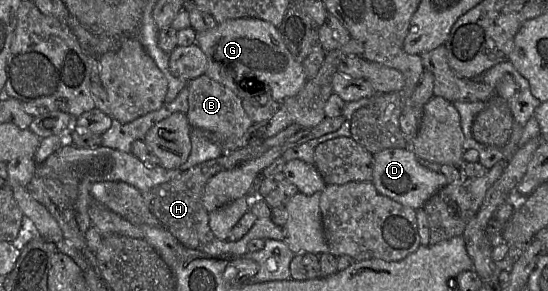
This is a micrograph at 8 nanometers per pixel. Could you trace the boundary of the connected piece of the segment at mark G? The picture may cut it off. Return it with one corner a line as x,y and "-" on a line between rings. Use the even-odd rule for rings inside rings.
251,17
228,19
218,23
215,27
197,32
196,42
207,58
207,69
205,74
211,79
223,84
239,95
241,78
254,79
255,84
261,80
266,88
267,101
272,99
282,103
285,98
296,95
307,83
303,69
303,62
294,57
286,47
277,26
272,23

